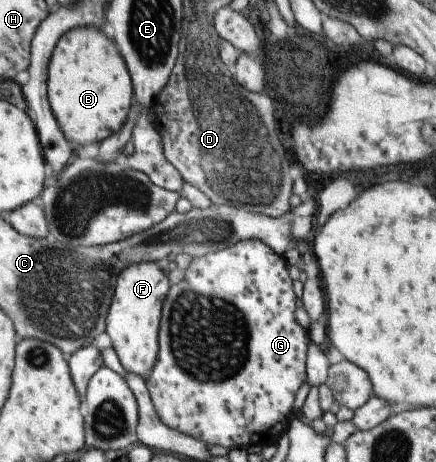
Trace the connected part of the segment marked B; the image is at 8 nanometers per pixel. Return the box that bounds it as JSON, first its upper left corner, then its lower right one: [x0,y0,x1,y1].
[49,26,135,145]

